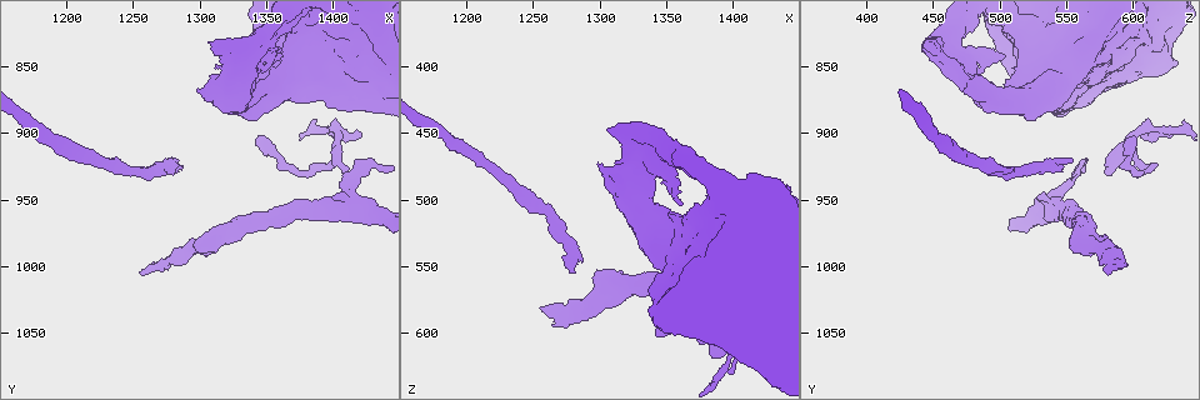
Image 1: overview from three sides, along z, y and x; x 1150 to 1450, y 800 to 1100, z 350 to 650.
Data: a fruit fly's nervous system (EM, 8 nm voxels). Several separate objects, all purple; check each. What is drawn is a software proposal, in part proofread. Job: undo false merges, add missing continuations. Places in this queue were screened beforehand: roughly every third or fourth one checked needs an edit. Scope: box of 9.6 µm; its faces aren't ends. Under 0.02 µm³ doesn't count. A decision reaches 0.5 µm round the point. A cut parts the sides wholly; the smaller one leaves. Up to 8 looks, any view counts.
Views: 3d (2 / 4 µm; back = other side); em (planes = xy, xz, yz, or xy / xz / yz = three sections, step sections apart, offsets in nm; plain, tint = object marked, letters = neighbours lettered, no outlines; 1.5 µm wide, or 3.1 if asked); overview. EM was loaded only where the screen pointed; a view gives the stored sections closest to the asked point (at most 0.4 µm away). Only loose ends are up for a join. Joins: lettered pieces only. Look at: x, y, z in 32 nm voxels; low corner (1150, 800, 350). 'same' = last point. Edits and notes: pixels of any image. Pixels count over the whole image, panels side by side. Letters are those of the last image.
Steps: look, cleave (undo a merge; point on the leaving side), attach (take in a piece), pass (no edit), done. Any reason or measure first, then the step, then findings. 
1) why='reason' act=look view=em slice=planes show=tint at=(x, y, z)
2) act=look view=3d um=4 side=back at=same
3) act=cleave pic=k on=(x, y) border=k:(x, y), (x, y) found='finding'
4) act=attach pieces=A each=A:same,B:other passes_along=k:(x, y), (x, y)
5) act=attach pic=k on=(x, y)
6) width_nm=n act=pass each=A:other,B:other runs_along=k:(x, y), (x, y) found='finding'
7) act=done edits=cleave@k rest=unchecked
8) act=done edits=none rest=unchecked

act=look view=em slice=yz step=8 show=letters at=(1422, 900, 606)

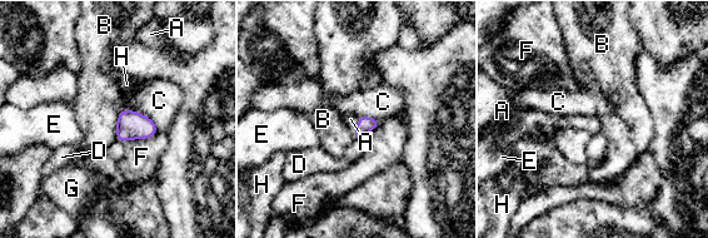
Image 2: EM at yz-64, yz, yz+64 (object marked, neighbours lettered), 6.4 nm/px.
act=attach pieces=A each=A:same,B:other,C:other,D:other,E:other,F:other,G:other,H:other found='it goes on there'

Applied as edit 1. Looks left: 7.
why='free end' act=look view=3d um=2 at=(1256, 1006, 578)

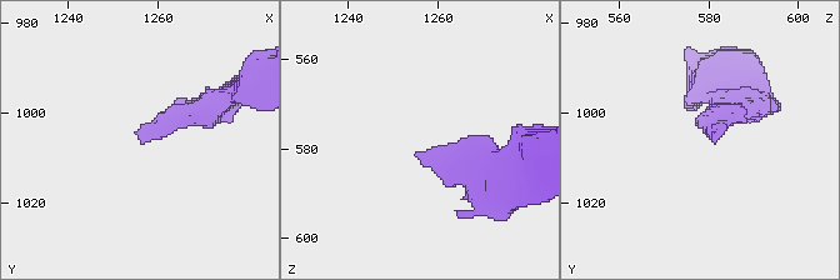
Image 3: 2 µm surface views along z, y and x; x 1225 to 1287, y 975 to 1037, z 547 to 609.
why='shape alone is not enough' act=look view=em slice=xz step=4 show=letters at=(1256, 1004, 581)

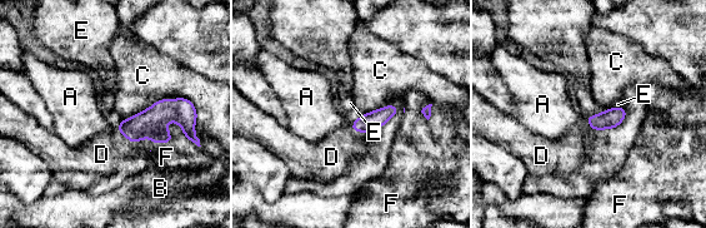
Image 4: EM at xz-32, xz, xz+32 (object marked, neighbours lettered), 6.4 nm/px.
act=attach pieces=D each=A:other,B:other,C:other,D:same,E:other,F:other passes_along=4:(153, 120), (124, 134), (101, 154) found='it goes on there'

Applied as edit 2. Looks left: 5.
act=look view=em slice=planes show=tint at=(1308, 830, 448)

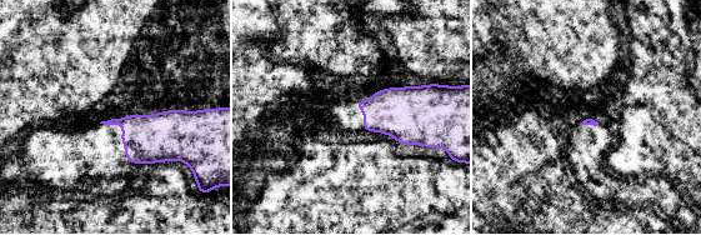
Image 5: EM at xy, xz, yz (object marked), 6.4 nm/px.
why='what lies round it' act=look view=em slice=planes show=letters at=same

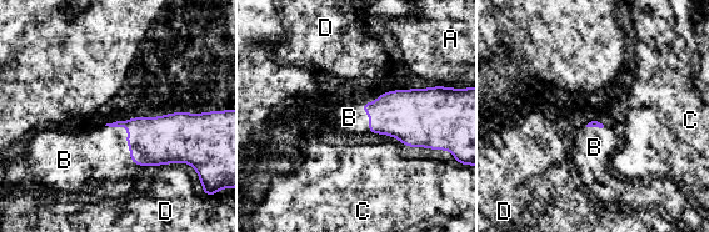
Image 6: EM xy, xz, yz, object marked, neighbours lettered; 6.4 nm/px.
longest_contact=B:340nm act=attach pieces=B each=A:other,B:same,C:other,D:other found='the neuron continues'

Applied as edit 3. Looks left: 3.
act=done edits=attach@2,attach@4,attach@6 rest=unchecked

